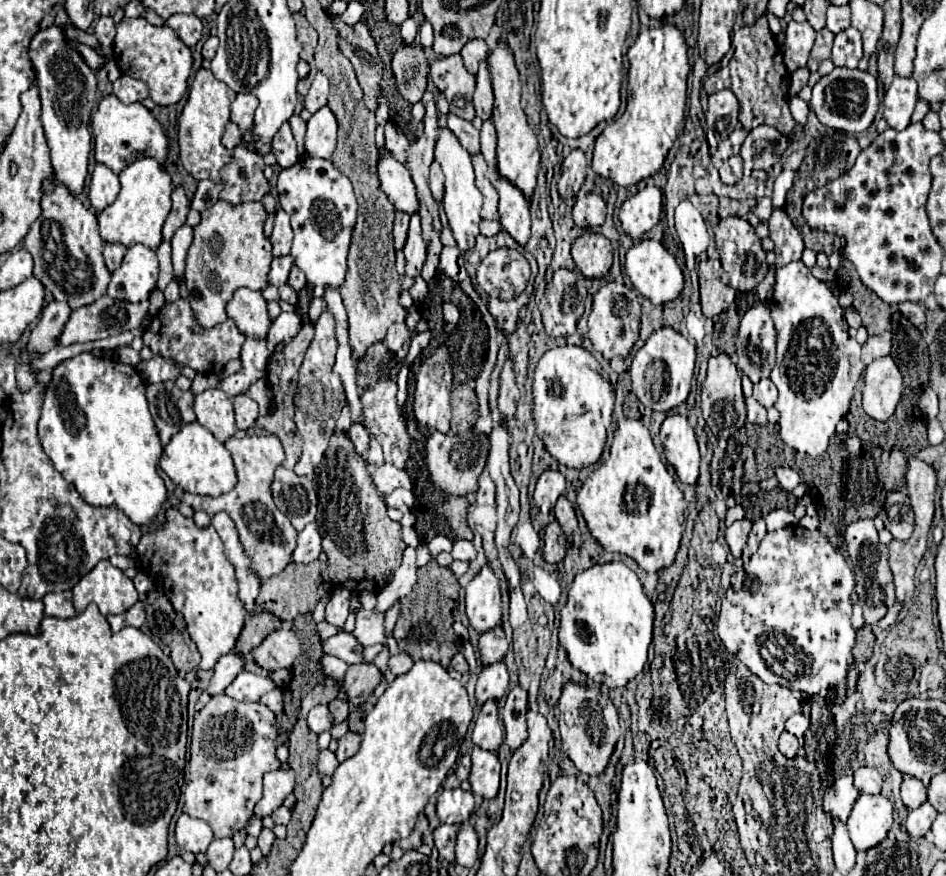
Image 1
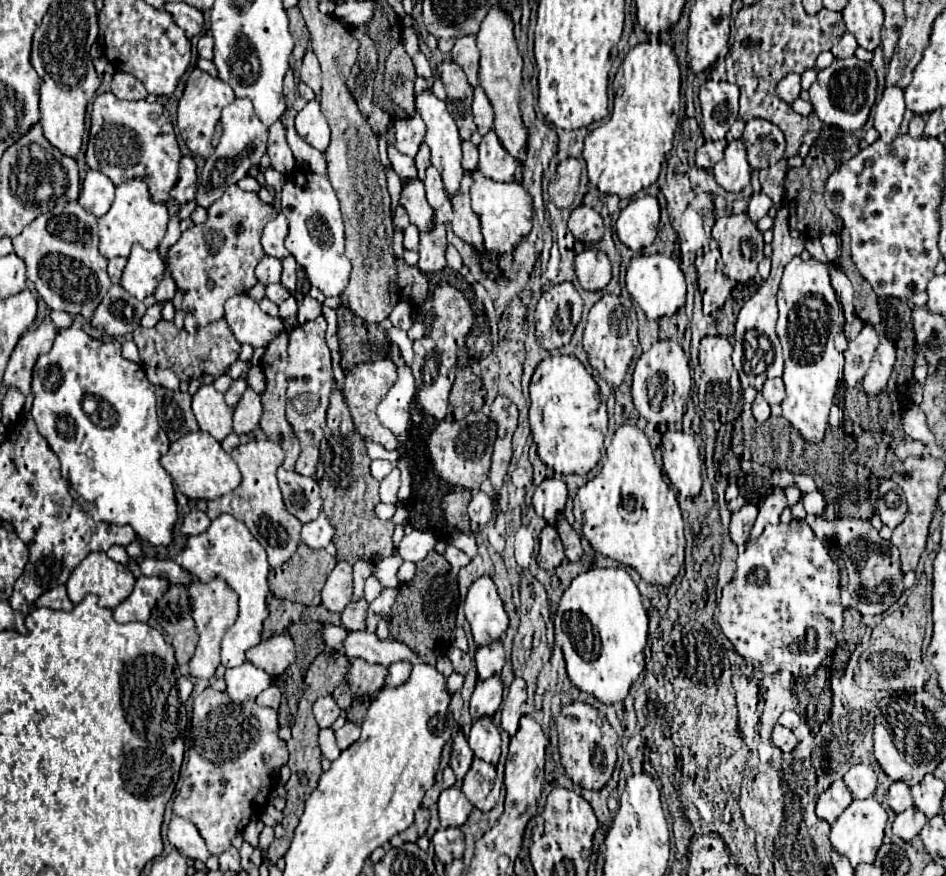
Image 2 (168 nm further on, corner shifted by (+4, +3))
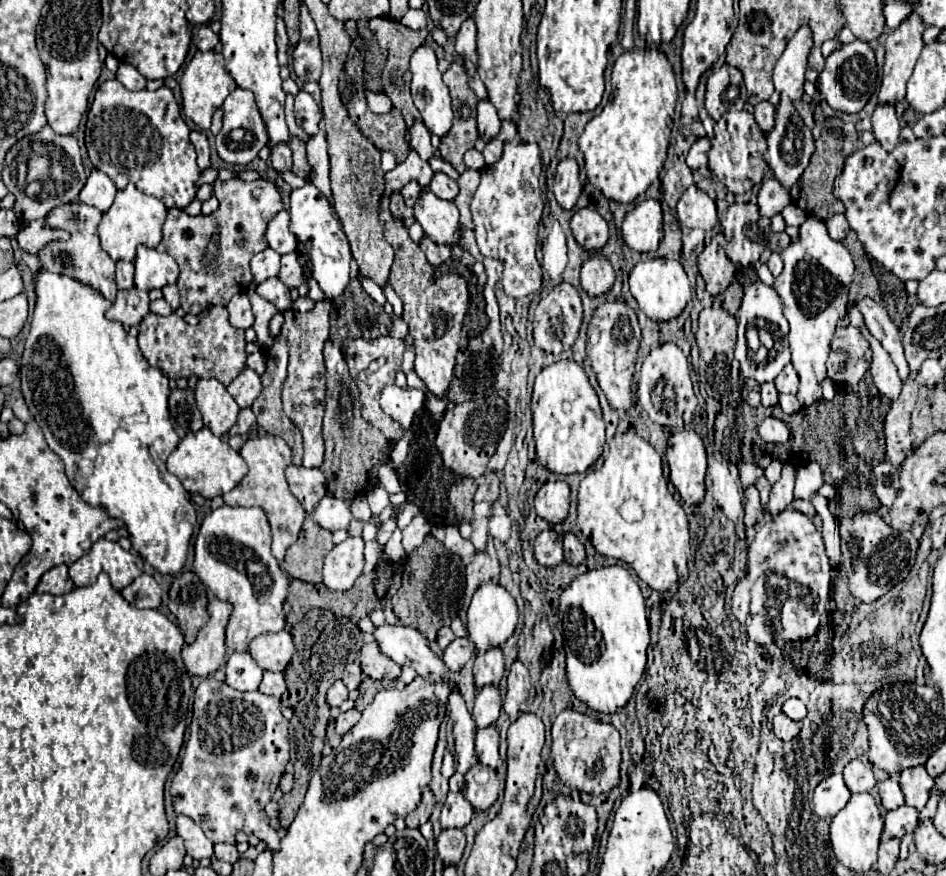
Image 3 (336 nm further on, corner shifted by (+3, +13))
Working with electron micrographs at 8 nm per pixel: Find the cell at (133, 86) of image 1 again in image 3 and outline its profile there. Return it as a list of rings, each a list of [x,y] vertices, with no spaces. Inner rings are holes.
[[[122,62],[118,72],[116,72],[116,78],[128,88],[128,90],[144,90],[146,88],[146,78],[132,66],[132,64],[126,64]]]

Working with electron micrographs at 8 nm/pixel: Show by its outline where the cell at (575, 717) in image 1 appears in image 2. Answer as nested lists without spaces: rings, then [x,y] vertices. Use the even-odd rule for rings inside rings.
[[[575,700],[563,706],[555,722],[559,730],[559,754],[567,776],[587,790],[601,790],[611,778],[617,762],[617,732],[611,728],[605,714],[587,702]]]

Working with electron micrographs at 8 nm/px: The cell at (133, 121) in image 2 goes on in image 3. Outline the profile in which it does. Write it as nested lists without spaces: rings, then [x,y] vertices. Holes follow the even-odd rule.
[[[112,78],[98,86],[94,102],[88,110],[86,150],[94,168],[108,174],[118,190],[124,190],[128,182],[132,182],[136,184],[138,190],[162,200],[166,208],[186,208],[196,198],[196,192],[198,192],[196,182],[200,178],[200,168],[196,164],[196,148],[188,136],[190,136],[190,128],[180,118],[178,102],[172,90],[166,86],[154,92],[150,90],[132,92],[124,88],[116,78]]]

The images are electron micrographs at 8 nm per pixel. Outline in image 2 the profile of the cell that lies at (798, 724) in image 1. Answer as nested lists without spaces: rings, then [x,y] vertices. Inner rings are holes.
[[[784,711],[778,719],[782,726],[794,730],[801,722],[801,716],[795,711]]]

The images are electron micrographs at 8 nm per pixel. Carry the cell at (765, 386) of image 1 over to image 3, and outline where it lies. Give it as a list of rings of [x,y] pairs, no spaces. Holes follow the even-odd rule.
[[[788,364],[788,366],[780,372],[780,376],[776,378],[776,388],[778,388],[778,392],[796,394],[796,390],[798,390],[798,374],[796,374],[796,370],[794,370],[792,364]]]

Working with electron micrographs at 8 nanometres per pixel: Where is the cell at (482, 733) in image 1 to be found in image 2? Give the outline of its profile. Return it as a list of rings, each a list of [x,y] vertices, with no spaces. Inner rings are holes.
[[[483,716],[473,722],[469,746],[477,758],[497,764],[501,754],[501,736],[499,736],[499,728],[491,722],[491,716]]]

